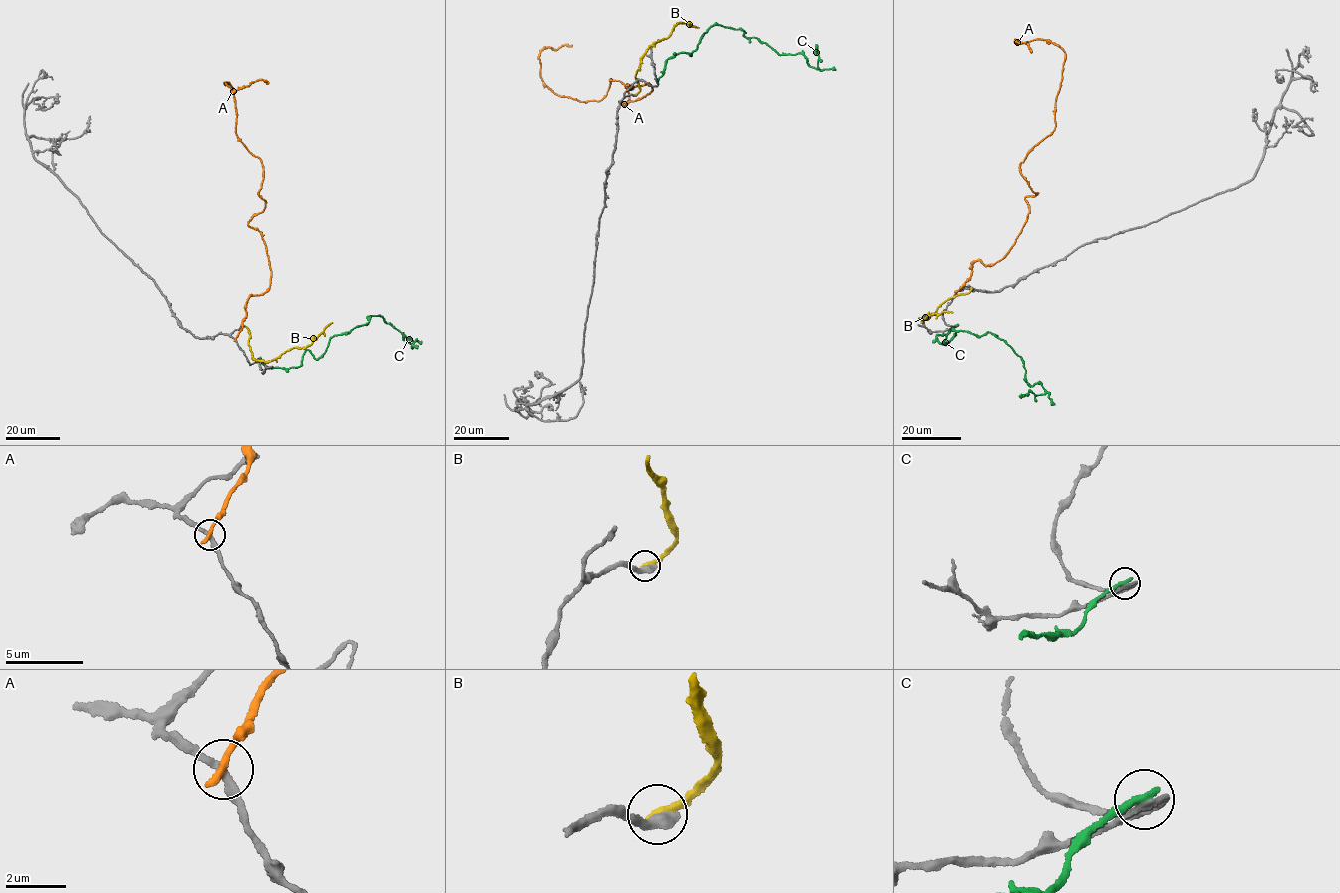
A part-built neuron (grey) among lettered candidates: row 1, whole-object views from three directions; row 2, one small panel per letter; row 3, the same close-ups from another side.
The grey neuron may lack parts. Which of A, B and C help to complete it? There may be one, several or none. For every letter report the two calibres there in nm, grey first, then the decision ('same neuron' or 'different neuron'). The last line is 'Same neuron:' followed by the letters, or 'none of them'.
A: 260 nm thick on the grey side, 320 nm on the other; different neuron
B: 500 nm thick on the grey side, 240 nm on the other; different neuron
C: 200 nm thick on the grey side, 300 nm on the other; different neuron
Same neuron: none of them

